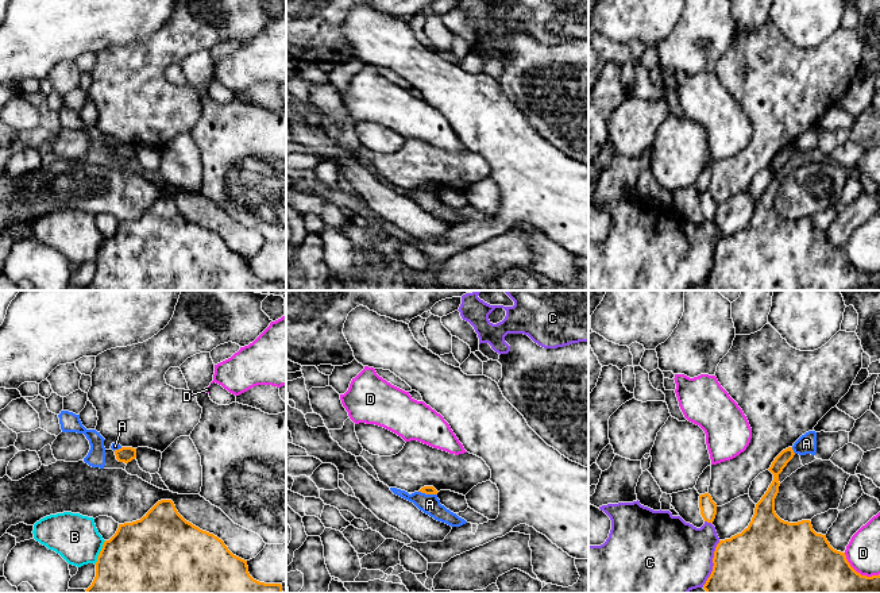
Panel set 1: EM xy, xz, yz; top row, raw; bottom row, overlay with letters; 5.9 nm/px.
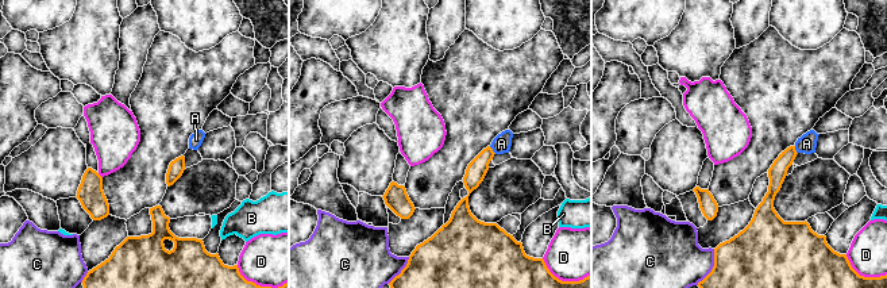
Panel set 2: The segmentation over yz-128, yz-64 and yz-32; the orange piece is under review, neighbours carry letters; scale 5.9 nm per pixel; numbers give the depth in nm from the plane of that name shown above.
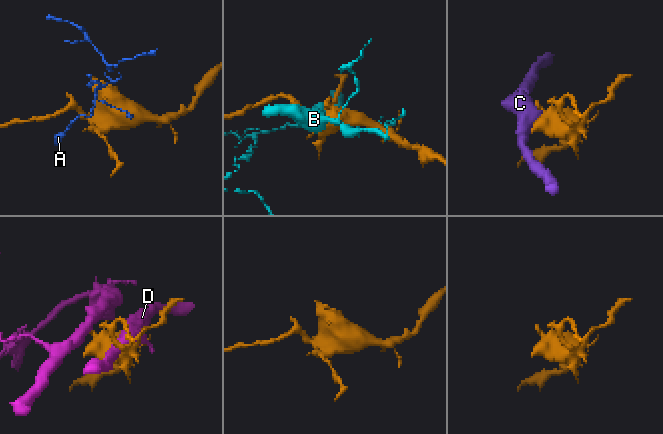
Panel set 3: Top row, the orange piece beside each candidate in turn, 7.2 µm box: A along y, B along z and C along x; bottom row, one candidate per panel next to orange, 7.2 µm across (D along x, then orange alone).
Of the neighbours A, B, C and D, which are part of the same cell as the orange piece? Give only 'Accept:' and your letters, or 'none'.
Accept: none

